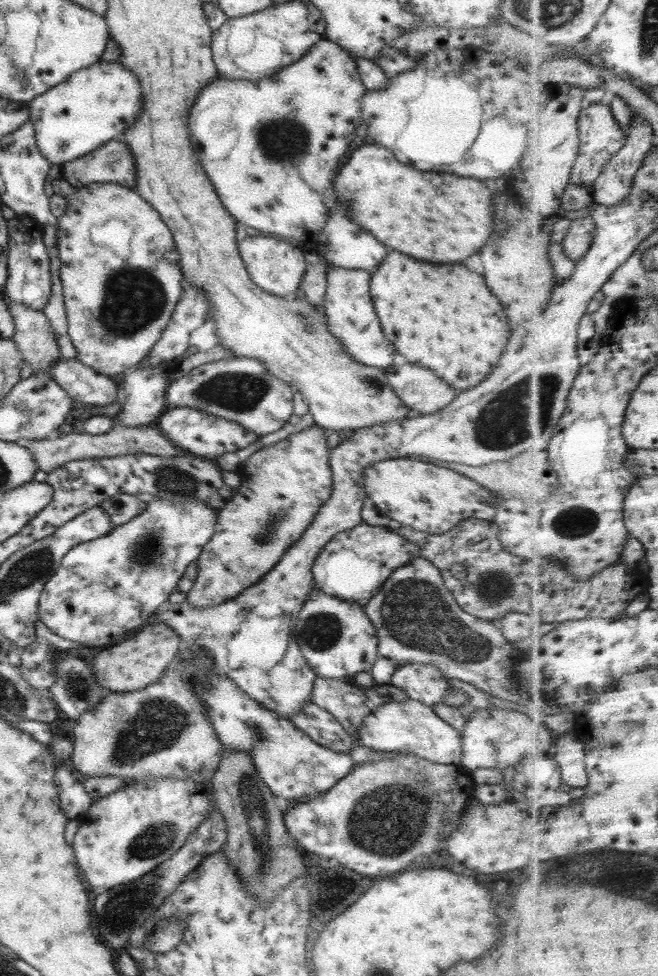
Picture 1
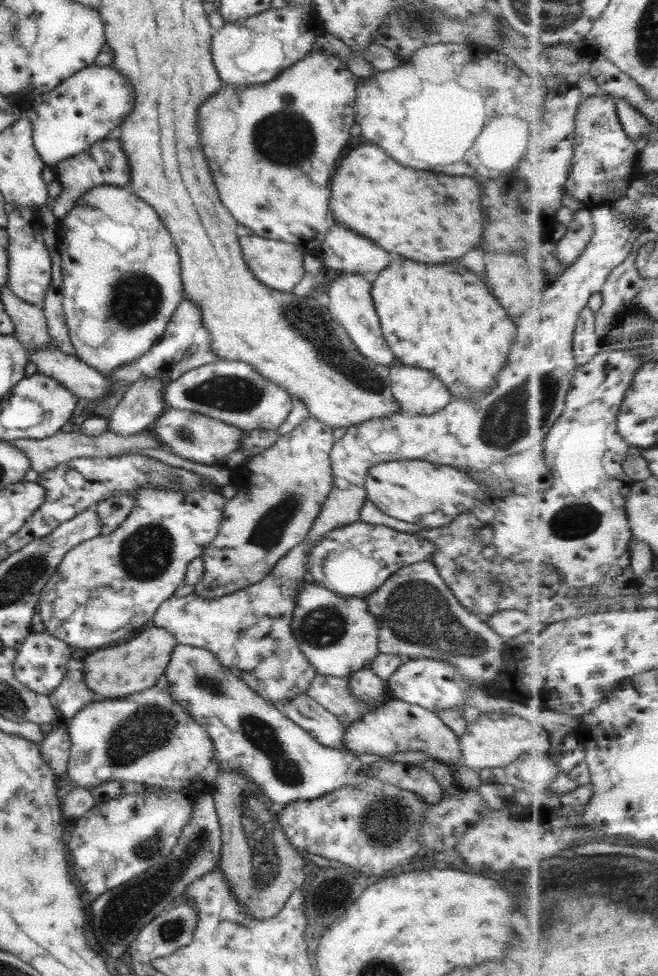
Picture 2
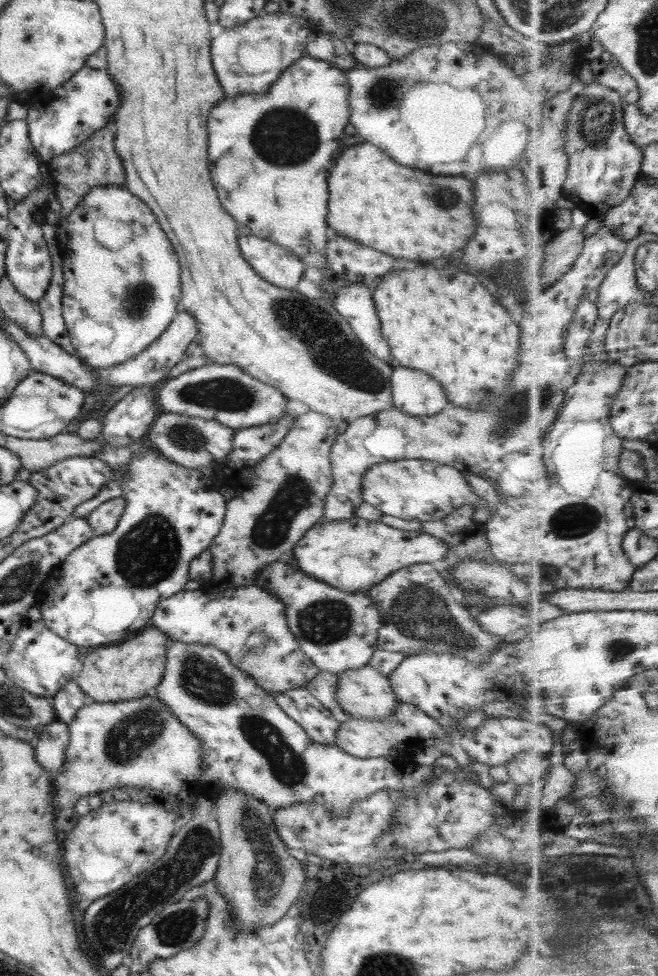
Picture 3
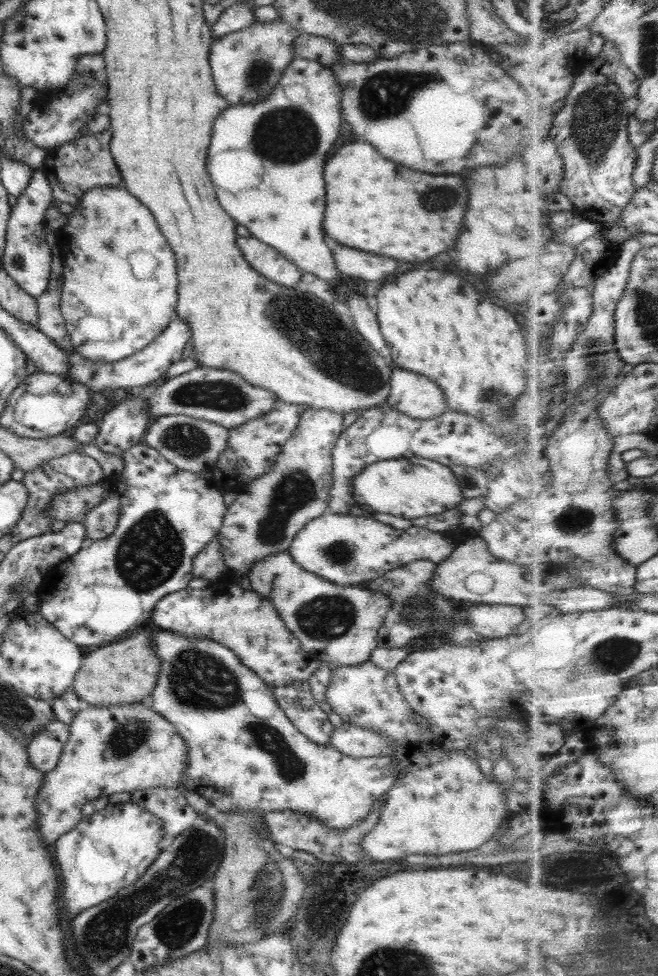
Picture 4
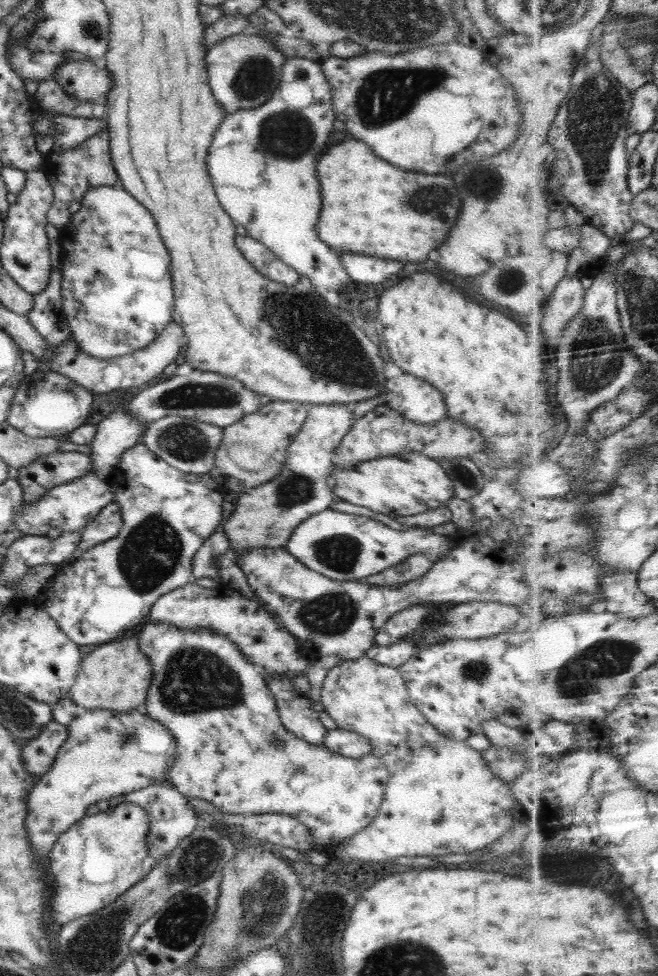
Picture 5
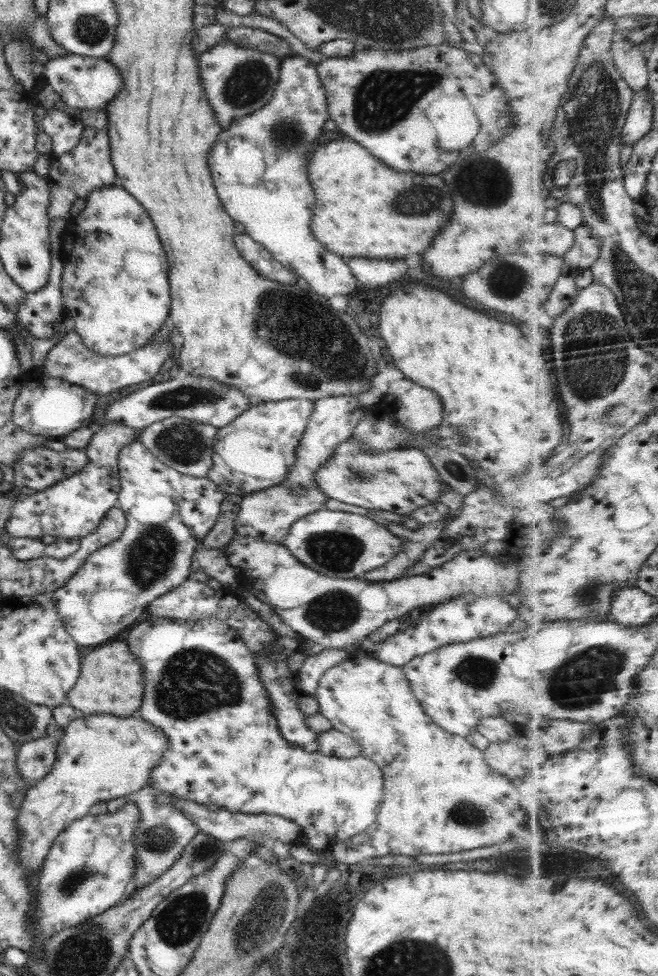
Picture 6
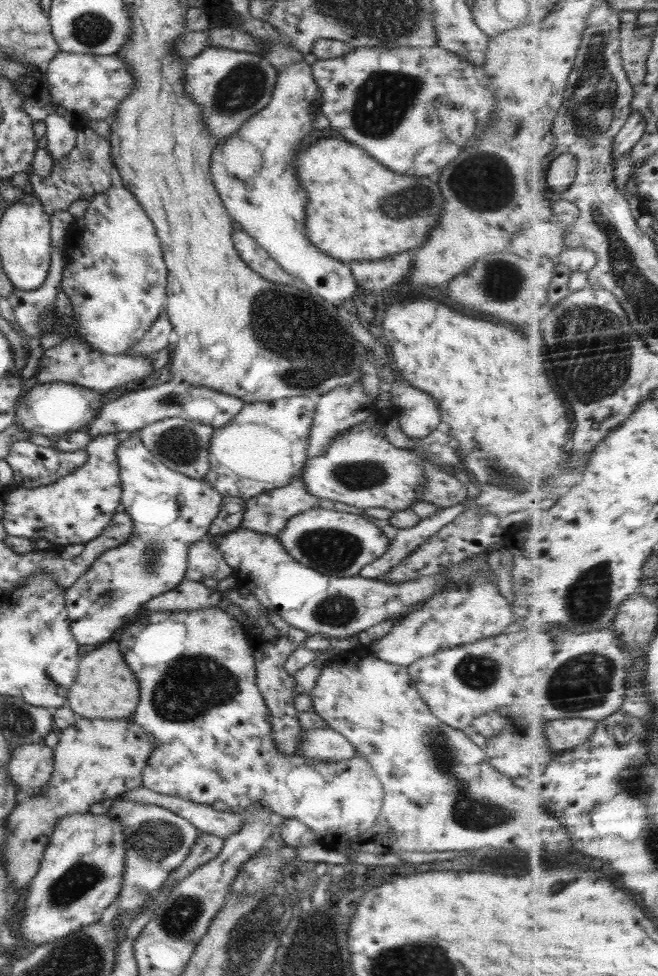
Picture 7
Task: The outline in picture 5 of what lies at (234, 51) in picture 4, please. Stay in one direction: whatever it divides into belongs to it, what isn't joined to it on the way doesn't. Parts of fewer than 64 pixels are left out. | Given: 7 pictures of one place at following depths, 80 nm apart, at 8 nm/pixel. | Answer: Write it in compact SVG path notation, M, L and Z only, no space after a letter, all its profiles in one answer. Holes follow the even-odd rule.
M248 30L229 36L210 46L206 53L208 85L225 114L256 108L266 103L282 86L282 65L289 58L271 40L269 32Z

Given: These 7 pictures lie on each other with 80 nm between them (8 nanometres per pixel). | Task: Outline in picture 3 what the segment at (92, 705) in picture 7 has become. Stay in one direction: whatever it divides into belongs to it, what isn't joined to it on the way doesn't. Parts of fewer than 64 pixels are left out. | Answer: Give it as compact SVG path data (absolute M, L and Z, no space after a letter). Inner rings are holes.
M150 627L131 640L110 644L102 648L88 650L90 654L82 654L83 668L76 683L82 692L92 697L93 701L115 703L120 700L134 700L153 691L162 683L165 671L167 633L156 627Z

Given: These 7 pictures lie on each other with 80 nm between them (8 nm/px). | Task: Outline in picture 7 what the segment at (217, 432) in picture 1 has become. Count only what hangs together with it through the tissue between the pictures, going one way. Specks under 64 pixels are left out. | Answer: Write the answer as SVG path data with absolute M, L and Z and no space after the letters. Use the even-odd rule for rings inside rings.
M172 417L147 424L136 434L143 442L143 445L168 468L192 478L204 479L211 467L209 463L209 446L214 431L213 426L184 420L180 417Z

